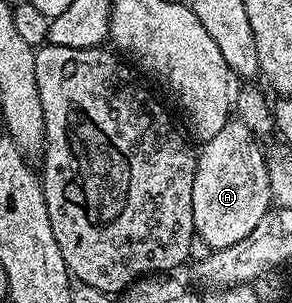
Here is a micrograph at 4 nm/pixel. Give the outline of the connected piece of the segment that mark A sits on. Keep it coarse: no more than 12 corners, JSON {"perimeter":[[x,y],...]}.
{"perimeter":[[231,118],[198,151],[193,227],[210,249],[272,207],[258,137]]}

